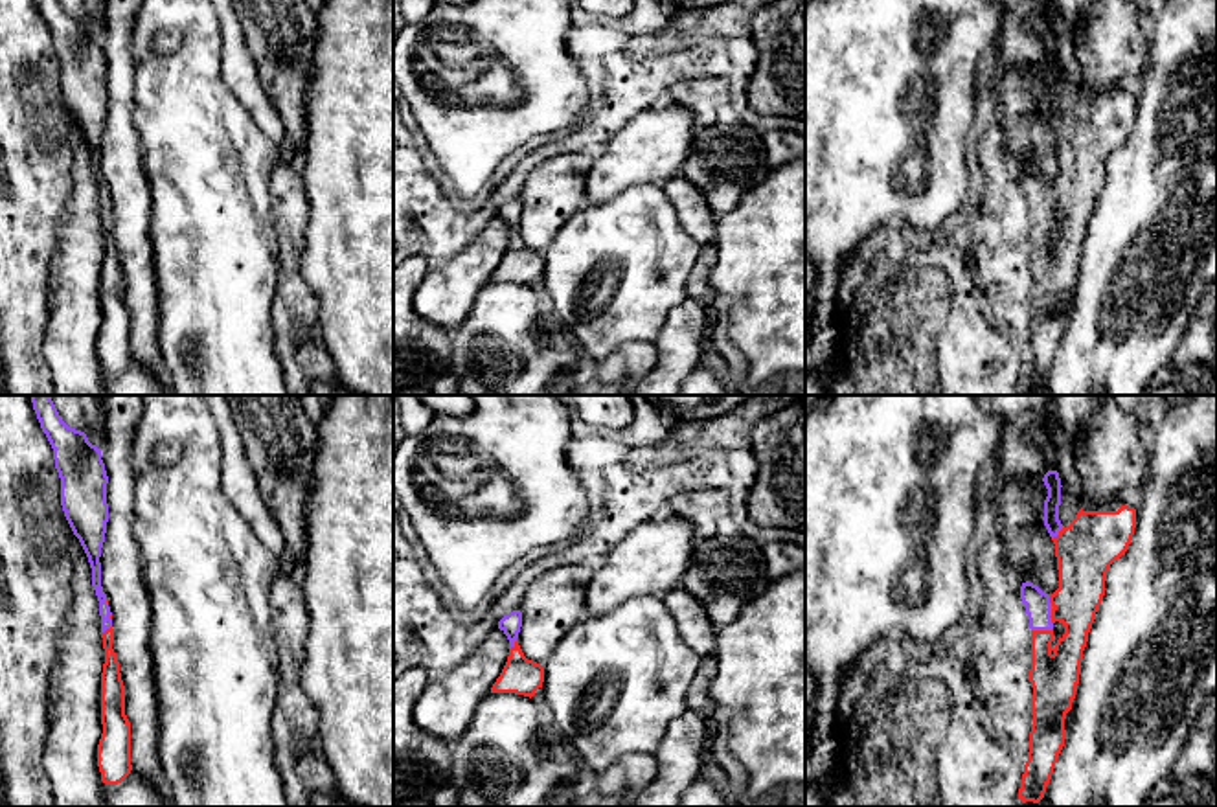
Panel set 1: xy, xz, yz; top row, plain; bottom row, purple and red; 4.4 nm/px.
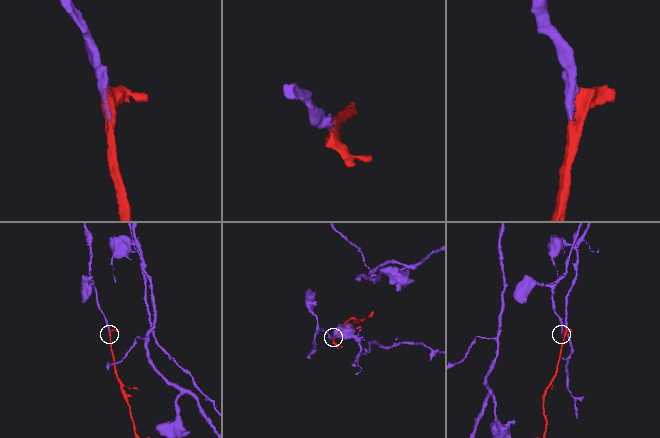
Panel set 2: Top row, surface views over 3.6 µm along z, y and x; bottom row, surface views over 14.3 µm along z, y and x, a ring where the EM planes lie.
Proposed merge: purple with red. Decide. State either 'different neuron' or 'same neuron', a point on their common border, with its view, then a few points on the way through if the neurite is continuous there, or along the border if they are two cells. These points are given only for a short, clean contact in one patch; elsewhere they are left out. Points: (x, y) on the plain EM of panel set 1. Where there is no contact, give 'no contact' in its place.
same neuron | yz (1050, 199)

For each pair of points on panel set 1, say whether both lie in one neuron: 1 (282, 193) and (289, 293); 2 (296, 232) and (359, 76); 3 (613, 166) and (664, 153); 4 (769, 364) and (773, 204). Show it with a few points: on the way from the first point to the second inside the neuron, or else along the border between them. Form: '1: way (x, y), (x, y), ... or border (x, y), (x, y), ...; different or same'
1: way (289, 217), (289, 269); same
2: border (298, 170), (309, 203), (307, 245); different
3: way (625, 160), (638, 153), (651, 153); same
4: way (771, 324), (773, 245); same

